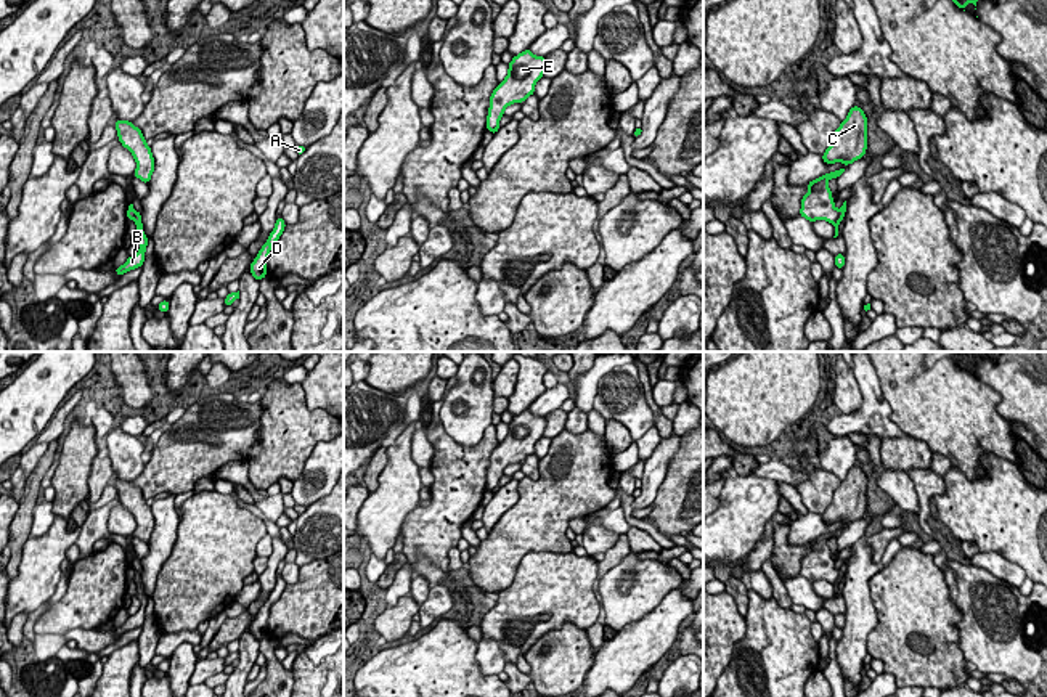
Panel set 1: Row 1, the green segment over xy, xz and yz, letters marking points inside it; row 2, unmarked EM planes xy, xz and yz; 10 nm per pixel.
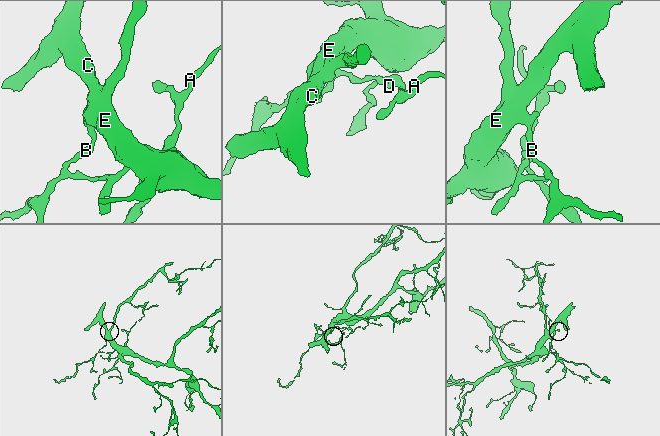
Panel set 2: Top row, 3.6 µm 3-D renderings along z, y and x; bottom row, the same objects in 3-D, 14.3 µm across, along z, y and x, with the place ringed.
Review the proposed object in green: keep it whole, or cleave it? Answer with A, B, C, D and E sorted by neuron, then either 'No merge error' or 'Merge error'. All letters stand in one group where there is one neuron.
Groups: A B D / C E. Merge error

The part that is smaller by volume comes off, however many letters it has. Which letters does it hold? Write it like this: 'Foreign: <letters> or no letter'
Foreign: A, B, D

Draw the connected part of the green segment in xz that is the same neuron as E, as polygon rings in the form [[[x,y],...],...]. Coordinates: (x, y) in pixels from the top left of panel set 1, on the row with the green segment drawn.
[[[530,48],[519,53],[507,64],[506,79],[491,92],[487,116],[487,130],[493,130],[504,109],[514,103],[524,103],[527,96],[535,95],[535,84],[543,77],[546,56],[535,56]]]

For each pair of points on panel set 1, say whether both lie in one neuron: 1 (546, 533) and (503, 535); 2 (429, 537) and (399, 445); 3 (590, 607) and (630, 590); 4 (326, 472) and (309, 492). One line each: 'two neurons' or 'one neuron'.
1: one neuron
2: two neurons
3: two neurons
4: one neuron

